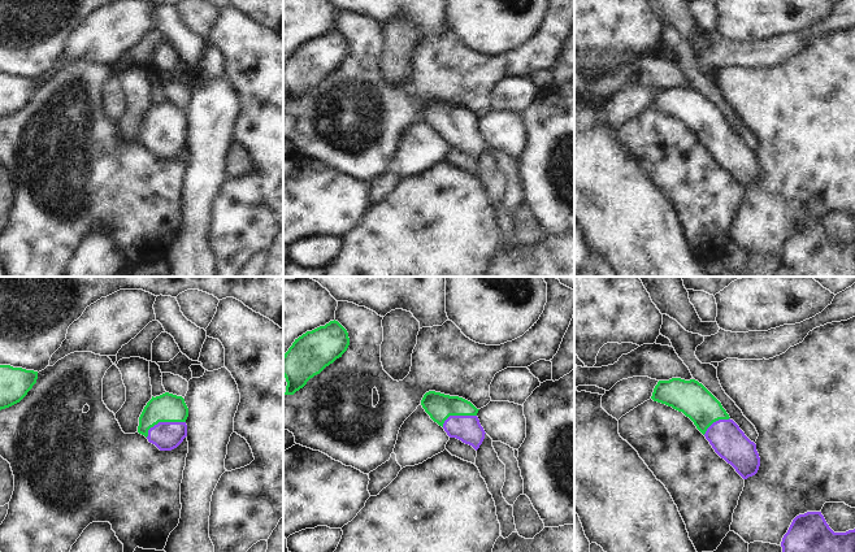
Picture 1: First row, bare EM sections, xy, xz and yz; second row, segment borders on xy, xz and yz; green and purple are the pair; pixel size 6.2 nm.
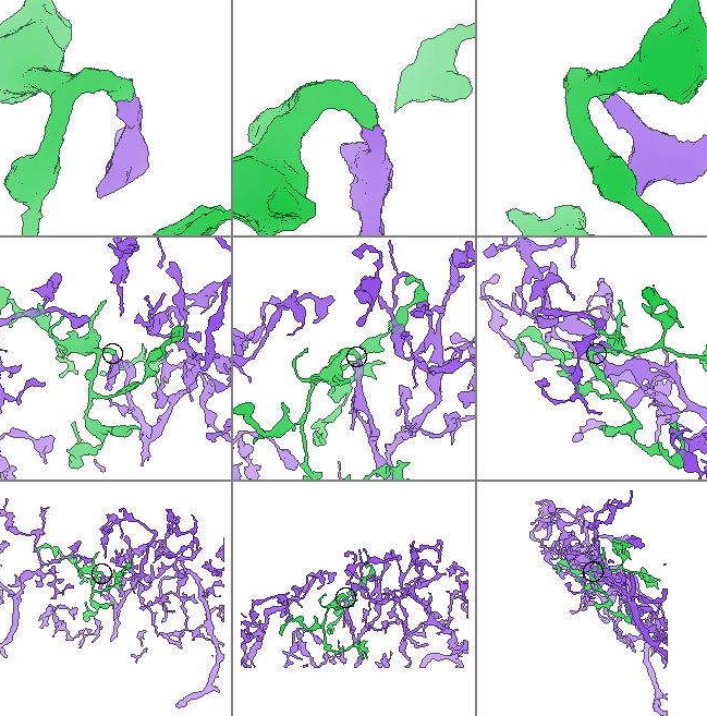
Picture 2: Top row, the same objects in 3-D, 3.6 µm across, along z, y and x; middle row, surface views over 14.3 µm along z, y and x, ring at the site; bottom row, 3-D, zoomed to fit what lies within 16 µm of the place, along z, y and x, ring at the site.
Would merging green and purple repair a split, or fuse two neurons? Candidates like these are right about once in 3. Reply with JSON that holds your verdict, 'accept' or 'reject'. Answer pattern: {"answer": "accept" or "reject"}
{"answer": "accept"}

